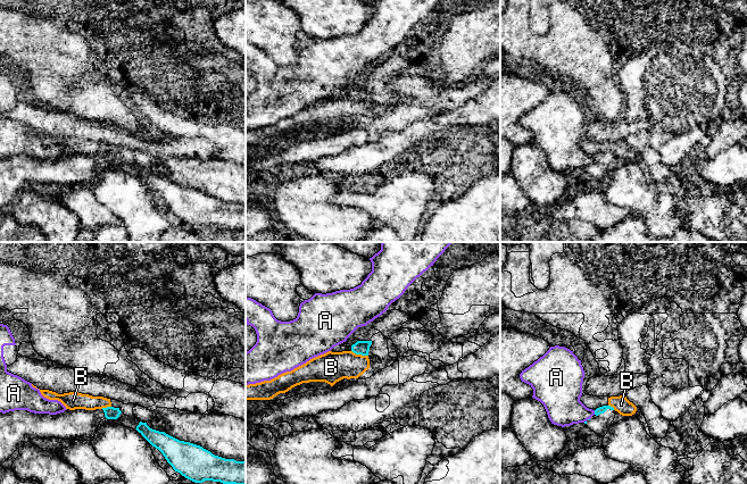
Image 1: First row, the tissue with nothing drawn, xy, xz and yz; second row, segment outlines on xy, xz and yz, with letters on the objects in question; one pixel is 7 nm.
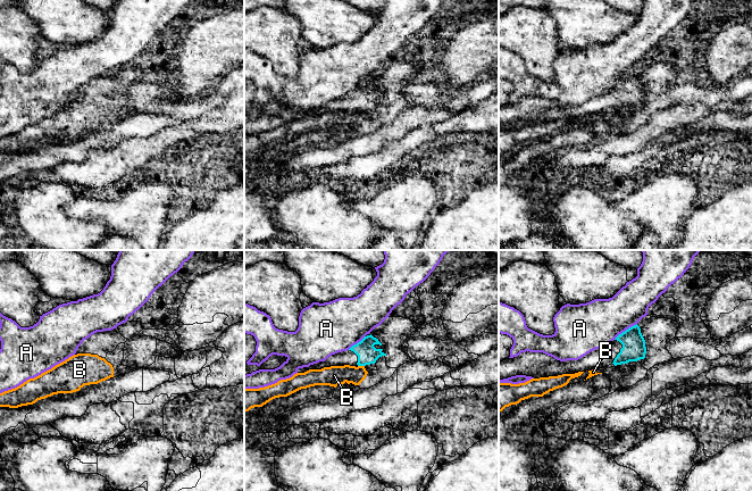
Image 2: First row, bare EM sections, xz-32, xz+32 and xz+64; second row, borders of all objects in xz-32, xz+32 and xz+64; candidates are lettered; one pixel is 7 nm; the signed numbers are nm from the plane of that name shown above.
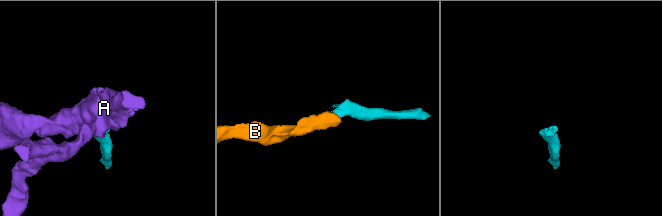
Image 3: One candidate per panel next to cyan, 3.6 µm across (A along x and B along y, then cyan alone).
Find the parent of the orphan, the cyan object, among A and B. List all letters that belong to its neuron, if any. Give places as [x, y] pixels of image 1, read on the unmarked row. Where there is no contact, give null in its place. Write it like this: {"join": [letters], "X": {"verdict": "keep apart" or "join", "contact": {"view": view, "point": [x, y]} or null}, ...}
{"join": [], "A": {"verdict": "keep apart", "contact": {"view": "yz", "point": [595, 158]}}, "B": {"verdict": "keep apart", "contact": {"view": "xz", "point": [359, 99]}}}

